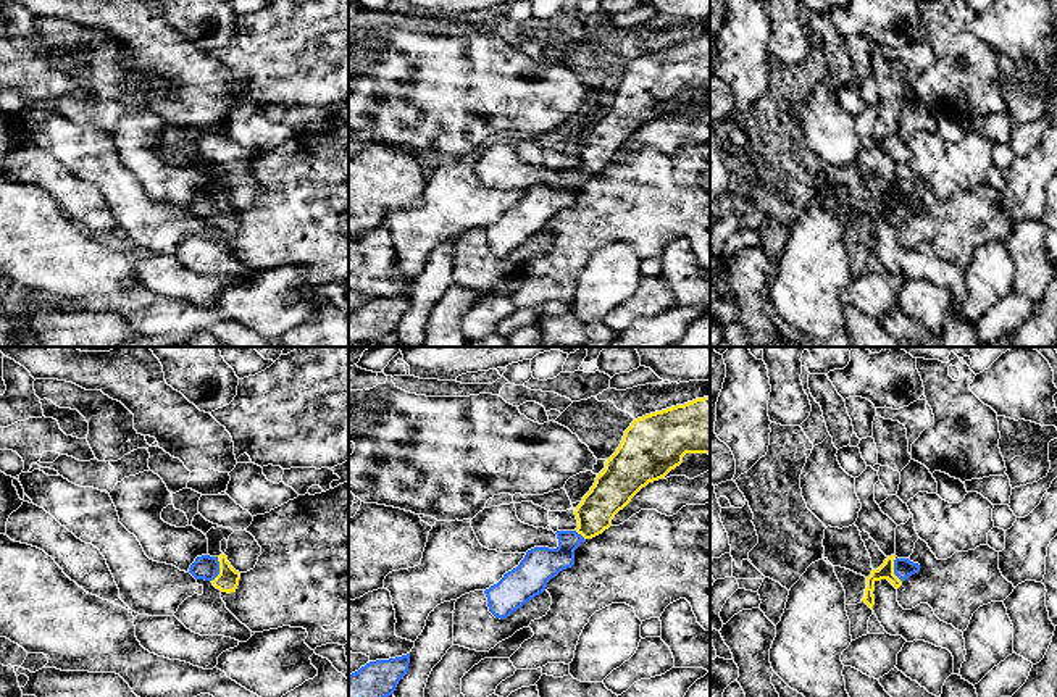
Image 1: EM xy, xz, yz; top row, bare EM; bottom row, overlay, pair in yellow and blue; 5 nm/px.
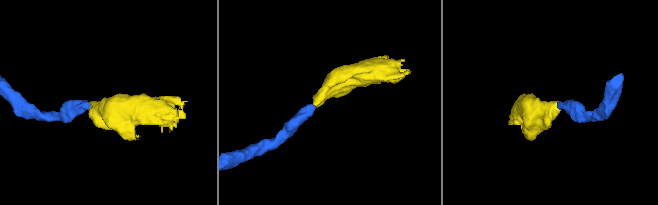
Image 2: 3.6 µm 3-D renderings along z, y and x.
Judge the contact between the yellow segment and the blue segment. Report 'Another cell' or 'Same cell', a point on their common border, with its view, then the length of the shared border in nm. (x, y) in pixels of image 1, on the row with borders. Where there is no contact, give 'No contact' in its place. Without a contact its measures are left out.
Same cell. Touches yellow at xy (220, 570). Shared border 130 nm

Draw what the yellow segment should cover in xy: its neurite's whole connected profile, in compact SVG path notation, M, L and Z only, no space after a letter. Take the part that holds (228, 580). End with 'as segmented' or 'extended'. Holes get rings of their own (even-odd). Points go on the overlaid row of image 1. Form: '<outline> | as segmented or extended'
M224 553L219 557L197 557L189 573L195 579L211 581L216 589L228 594L236 592L240 579L240 573L231 566Z | extended

